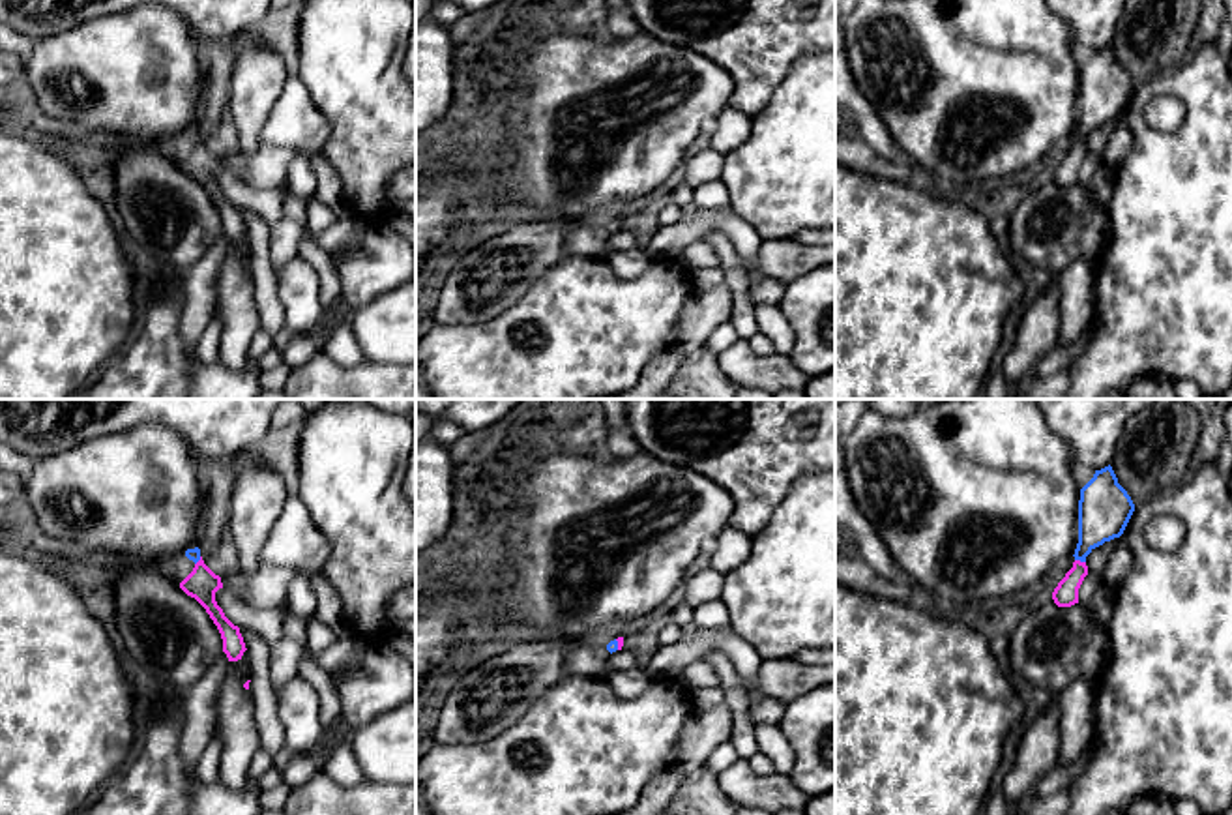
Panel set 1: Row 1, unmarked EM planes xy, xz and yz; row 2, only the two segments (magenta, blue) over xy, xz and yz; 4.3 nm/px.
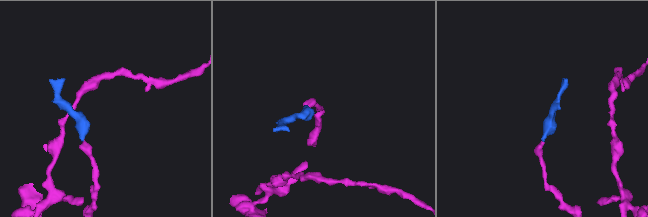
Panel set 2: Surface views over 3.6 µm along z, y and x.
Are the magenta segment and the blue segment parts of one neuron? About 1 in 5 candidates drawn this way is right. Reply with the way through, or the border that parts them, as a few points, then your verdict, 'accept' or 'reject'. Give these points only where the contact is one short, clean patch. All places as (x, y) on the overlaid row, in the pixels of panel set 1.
way yz (1066, 594), (1079, 570), (1079, 561), (1103, 510); accept

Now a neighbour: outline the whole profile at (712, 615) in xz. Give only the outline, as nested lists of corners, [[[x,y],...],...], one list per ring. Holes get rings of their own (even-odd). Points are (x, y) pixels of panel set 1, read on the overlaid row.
[[[719,598],[698,605],[693,613],[693,624],[700,630],[721,630],[730,626],[730,615]]]

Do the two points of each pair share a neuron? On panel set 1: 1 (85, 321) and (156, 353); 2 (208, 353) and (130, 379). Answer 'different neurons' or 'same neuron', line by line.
1: different neurons
2: different neurons

